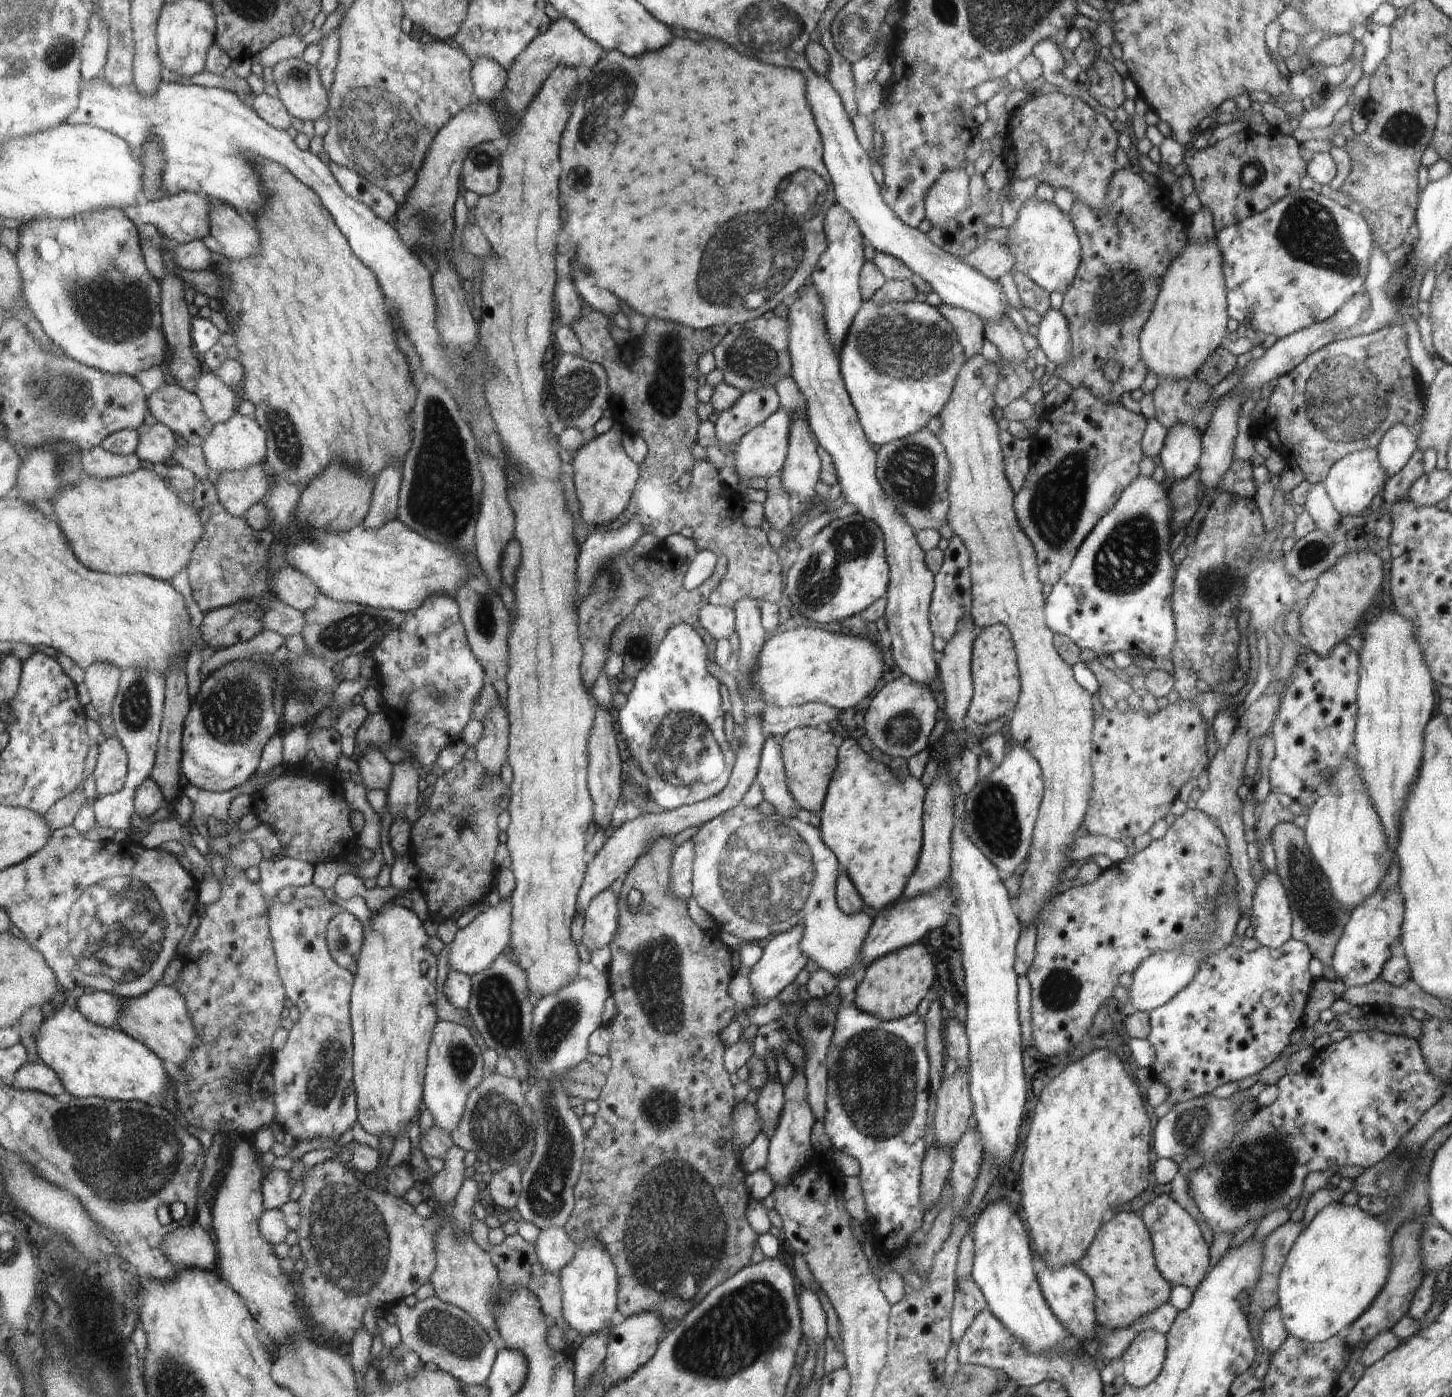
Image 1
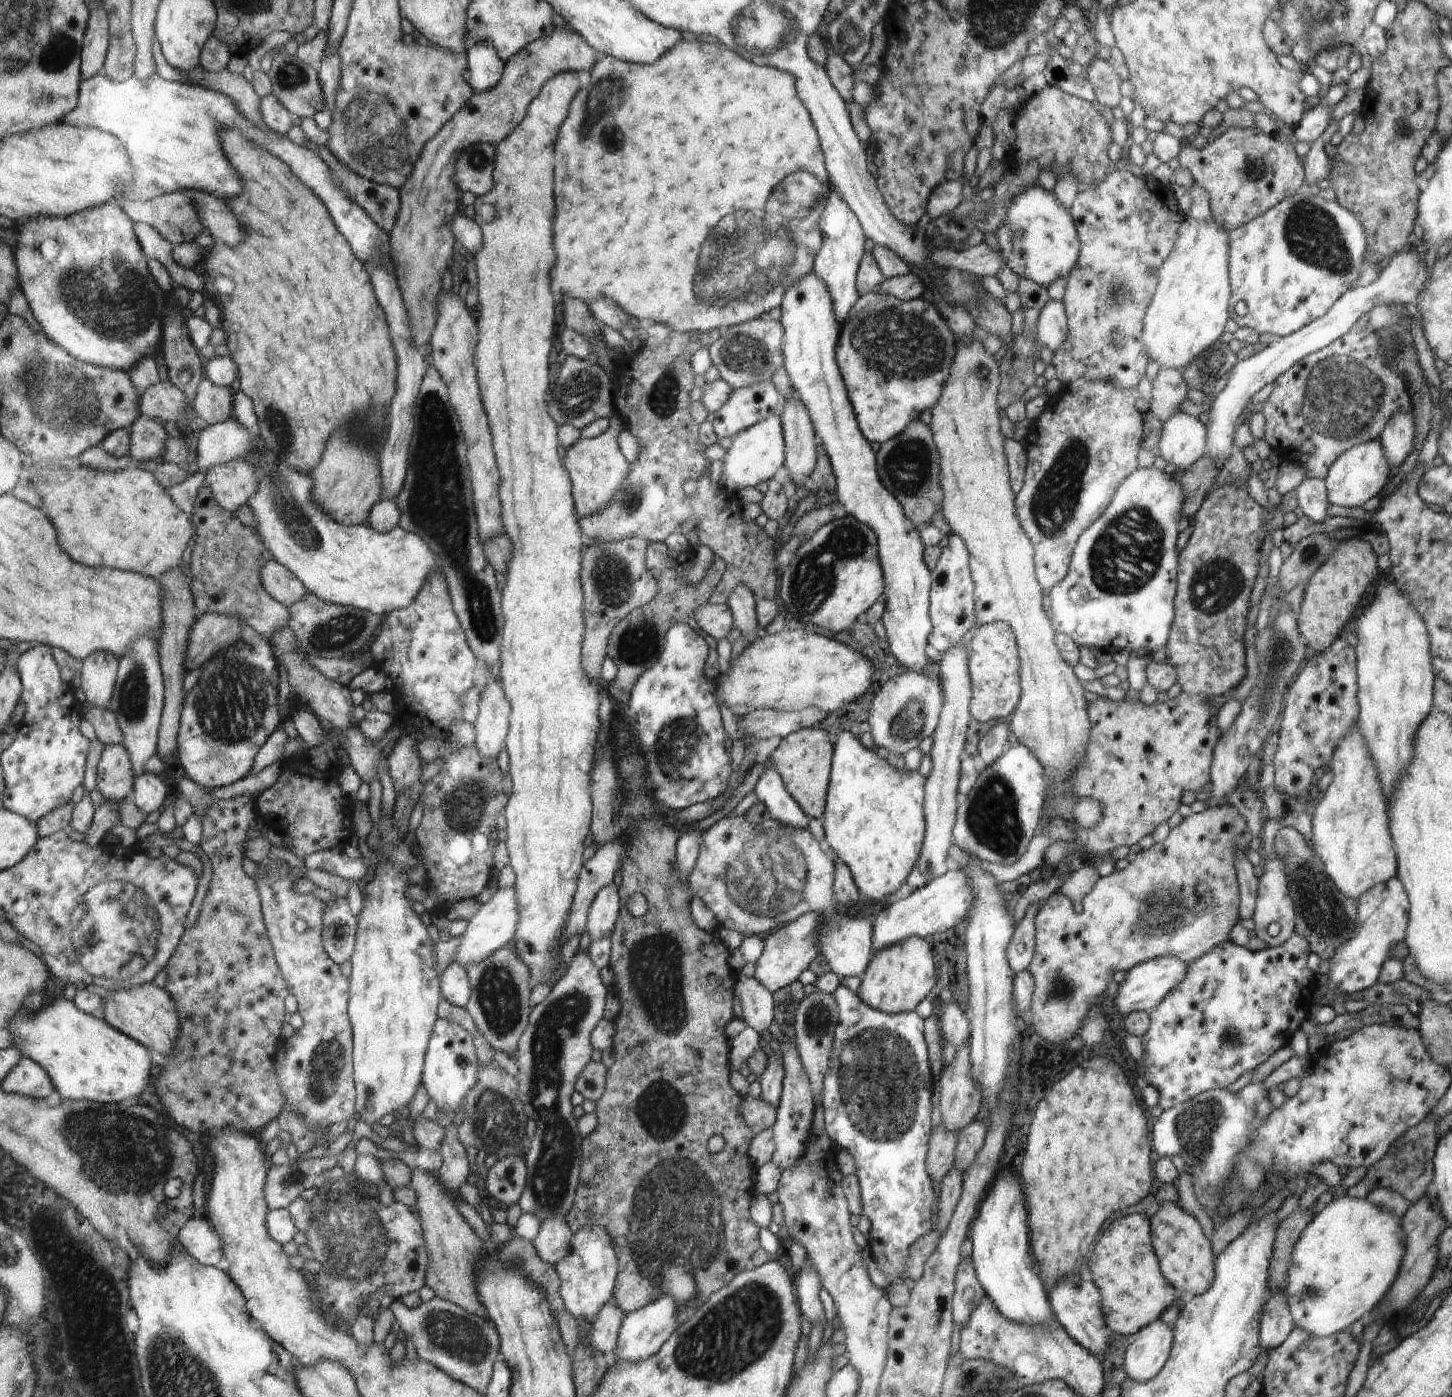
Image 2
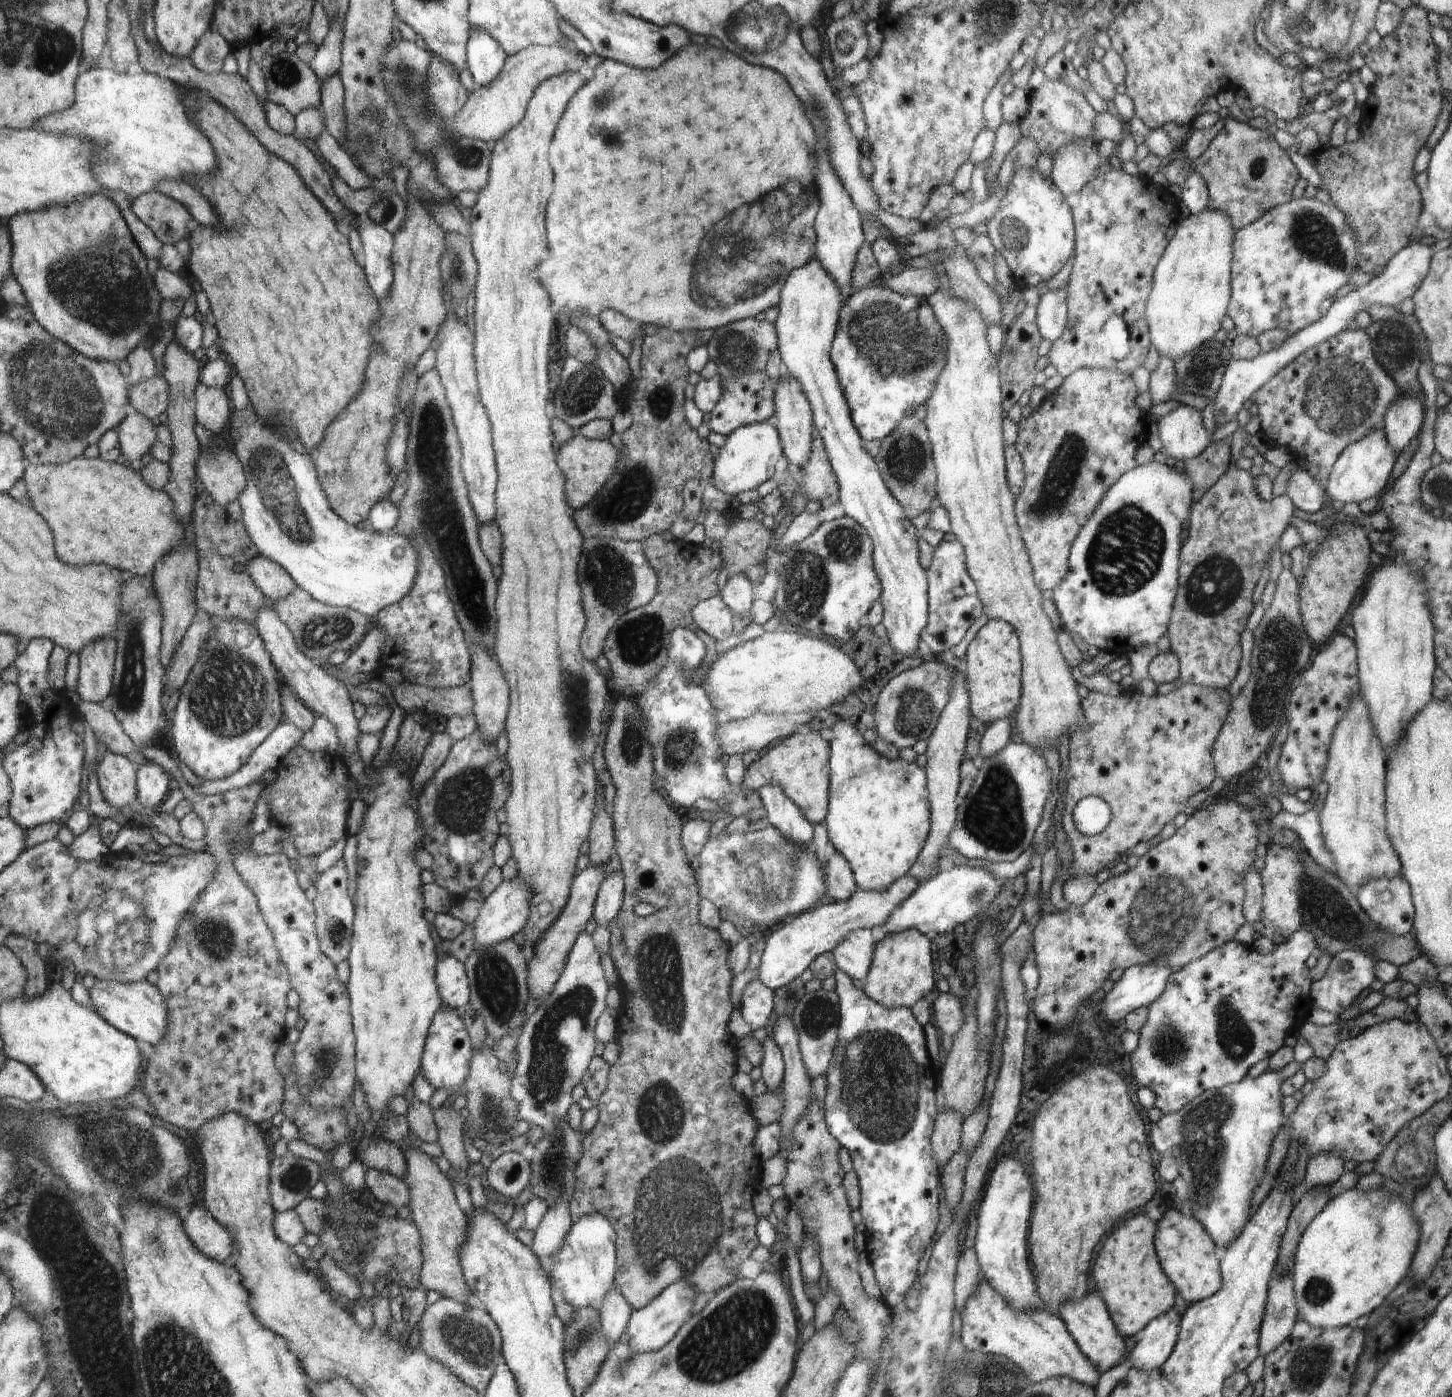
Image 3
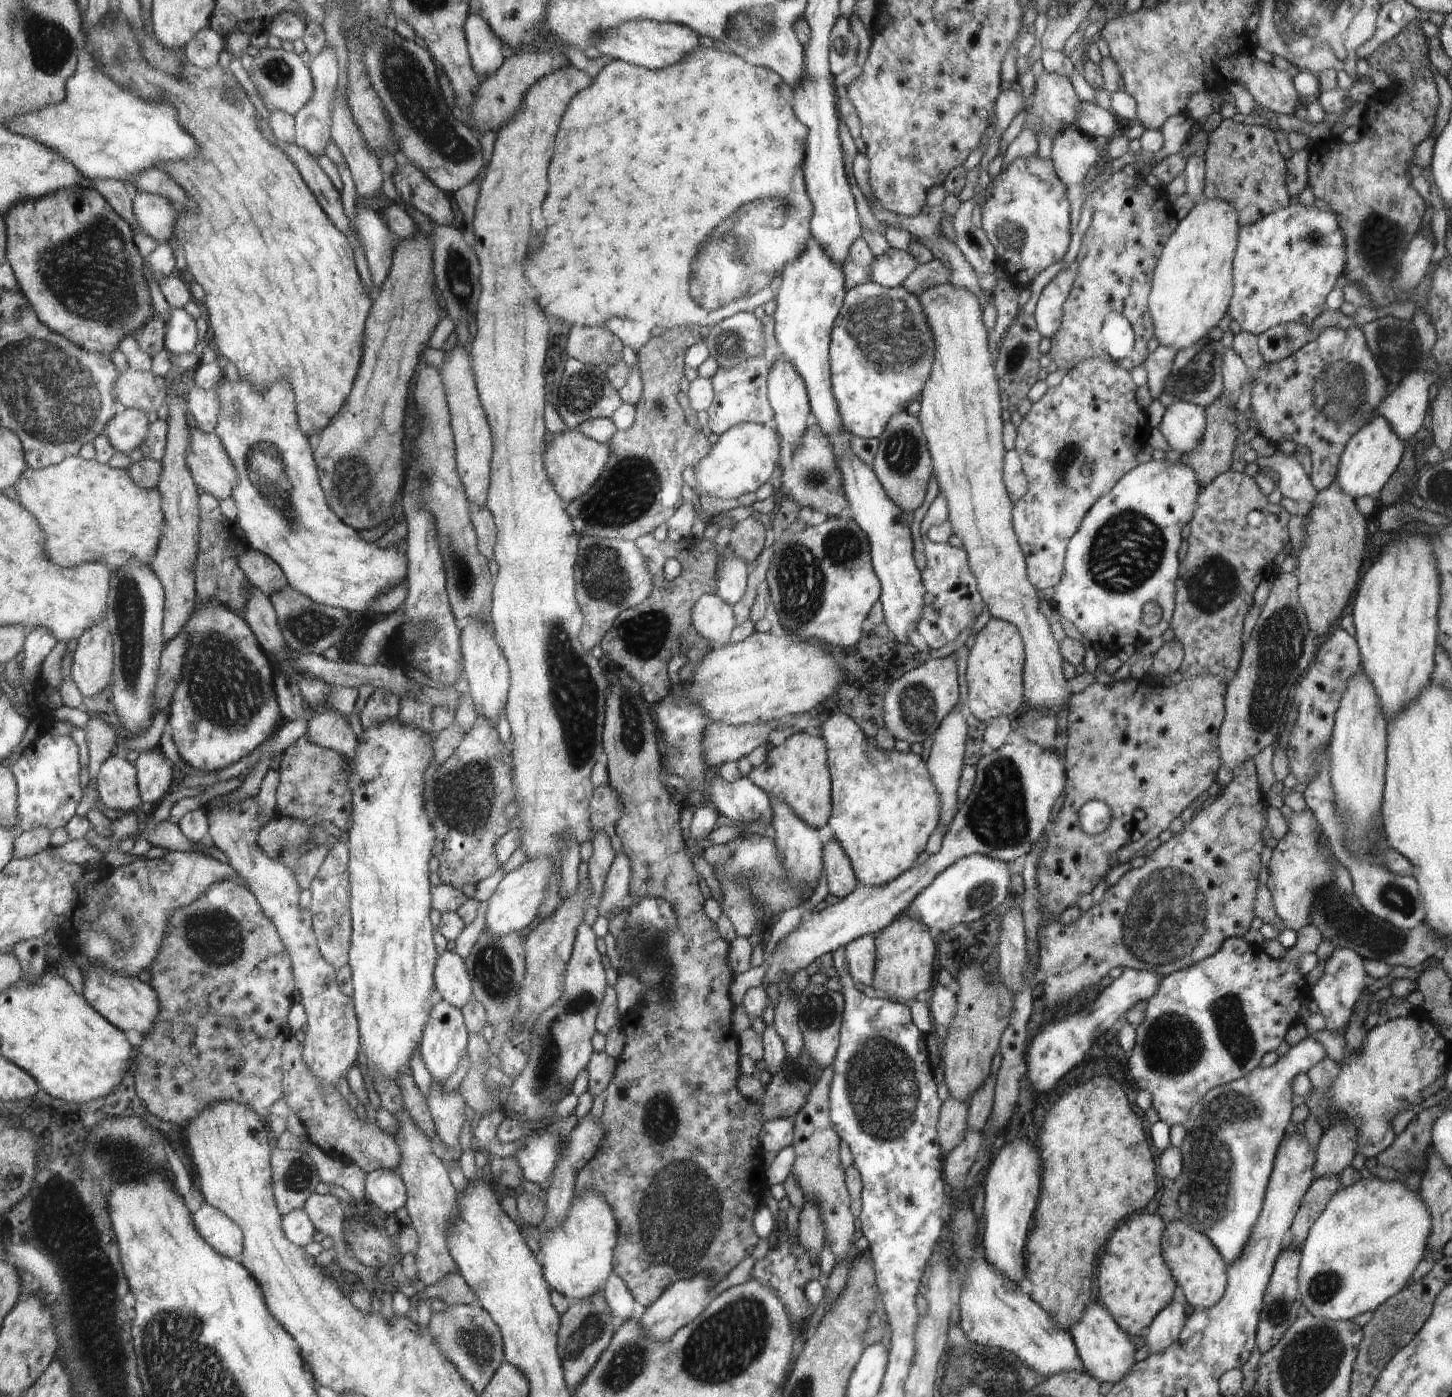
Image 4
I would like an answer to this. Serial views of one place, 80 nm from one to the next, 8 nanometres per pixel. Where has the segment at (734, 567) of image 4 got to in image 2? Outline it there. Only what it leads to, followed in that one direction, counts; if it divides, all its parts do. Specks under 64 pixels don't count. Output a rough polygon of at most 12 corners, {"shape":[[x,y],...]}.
{"shape":[[736,585],[727,596],[734,626],[755,635],[759,626],[753,592]]}

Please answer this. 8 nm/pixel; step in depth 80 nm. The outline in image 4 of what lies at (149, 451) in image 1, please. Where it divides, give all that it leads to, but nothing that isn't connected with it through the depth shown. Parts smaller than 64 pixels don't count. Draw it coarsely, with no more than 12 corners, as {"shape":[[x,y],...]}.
{"shape":[[121,407],[106,432],[118,451],[145,444],[151,423],[145,412]]}

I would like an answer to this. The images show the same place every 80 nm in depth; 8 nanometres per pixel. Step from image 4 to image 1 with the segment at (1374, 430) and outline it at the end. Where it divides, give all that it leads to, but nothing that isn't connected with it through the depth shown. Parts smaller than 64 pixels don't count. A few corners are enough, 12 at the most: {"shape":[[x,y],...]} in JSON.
{"shape":[[1377,447],[1337,460],[1323,480],[1342,515],[1367,512],[1388,479]]}

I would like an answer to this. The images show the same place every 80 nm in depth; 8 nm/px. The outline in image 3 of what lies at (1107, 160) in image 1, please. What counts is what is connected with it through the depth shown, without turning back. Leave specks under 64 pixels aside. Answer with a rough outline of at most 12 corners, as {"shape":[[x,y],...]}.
{"shape":[[1046,77],[1030,93],[1021,136],[1054,155],[1093,139],[1083,94]]}

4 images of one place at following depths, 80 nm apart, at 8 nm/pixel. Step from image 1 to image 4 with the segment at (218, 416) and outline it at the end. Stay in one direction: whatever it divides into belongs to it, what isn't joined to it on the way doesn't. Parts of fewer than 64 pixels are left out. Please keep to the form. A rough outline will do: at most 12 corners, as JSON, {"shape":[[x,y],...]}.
{"shape":[[198,385],[189,394],[193,423],[212,433],[219,413],[216,391]]}

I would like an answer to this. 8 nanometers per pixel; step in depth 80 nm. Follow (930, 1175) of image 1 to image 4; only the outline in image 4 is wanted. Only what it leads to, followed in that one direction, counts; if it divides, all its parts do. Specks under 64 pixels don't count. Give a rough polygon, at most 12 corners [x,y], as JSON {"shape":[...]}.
{"shape":[[950,1095],[938,1142],[950,1152],[965,1137],[970,1102]]}

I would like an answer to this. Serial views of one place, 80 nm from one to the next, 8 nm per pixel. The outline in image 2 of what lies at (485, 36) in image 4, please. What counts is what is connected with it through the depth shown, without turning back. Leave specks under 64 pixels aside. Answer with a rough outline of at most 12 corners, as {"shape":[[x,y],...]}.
{"shape":[[490,43],[473,44],[470,84],[476,93],[499,83],[505,63]]}

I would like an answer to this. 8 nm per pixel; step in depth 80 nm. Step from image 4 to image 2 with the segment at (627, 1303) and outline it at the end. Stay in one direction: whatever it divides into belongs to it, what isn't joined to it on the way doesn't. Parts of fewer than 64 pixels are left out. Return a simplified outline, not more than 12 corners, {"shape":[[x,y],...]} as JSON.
{"shape":[[610,1299],[591,1324],[591,1345],[615,1349],[625,1312]]}

